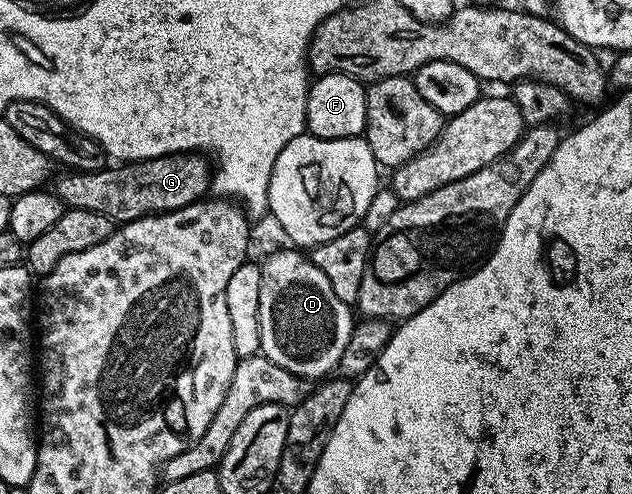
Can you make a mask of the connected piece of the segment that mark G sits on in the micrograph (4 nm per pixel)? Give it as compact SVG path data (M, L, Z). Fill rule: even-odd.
M178 152L172 156L158 156L152 160L137 160L123 162L118 166L108 166L100 172L76 172L64 171L64 176L53 184L53 191L67 208L77 210L93 210L97 214L105 214L116 225L128 224L134 220L140 220L146 216L158 216L160 212L172 212L181 210L185 206L194 204L206 197L213 175L213 164L206 155L198 152Z

